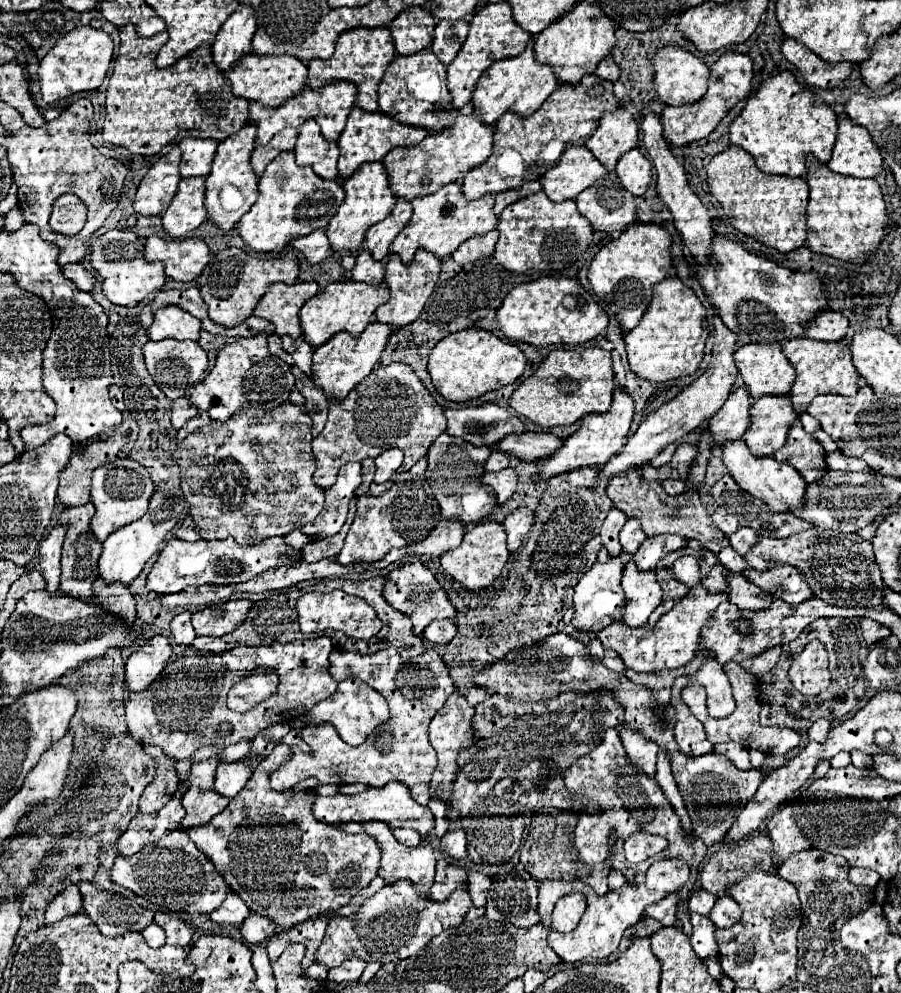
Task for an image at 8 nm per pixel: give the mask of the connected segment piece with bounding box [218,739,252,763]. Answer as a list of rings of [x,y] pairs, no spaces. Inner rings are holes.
[[[242,739],[240,743],[228,745],[218,757],[220,757],[220,759],[226,759],[228,763],[230,763],[230,761],[238,761],[238,759],[242,759],[242,757],[248,755],[250,747],[252,747],[252,741],[250,741],[250,739]]]

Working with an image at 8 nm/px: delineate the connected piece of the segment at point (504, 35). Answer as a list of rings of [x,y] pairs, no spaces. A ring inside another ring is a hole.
[[[506,1],[488,3],[488,5],[480,7],[476,11],[474,19],[470,21],[470,33],[468,33],[462,49],[458,51],[456,59],[446,67],[446,71],[448,71],[448,91],[452,95],[452,107],[462,109],[466,103],[470,103],[472,93],[474,93],[476,83],[482,77],[482,73],[498,59],[520,55],[526,49],[528,39],[530,39],[530,35],[514,23],[510,5]]]

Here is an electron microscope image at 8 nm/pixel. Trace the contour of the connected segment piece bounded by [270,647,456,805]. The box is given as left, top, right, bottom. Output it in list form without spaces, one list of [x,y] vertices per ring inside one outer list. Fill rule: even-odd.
[[[394,647],[376,651],[372,655],[334,649],[330,653],[330,675],[338,681],[350,675],[364,679],[364,683],[368,683],[388,701],[390,721],[378,725],[374,733],[358,747],[344,743],[330,725],[304,727],[301,737],[309,751],[292,747],[290,759],[270,773],[270,787],[284,791],[306,777],[314,777],[318,783],[366,783],[370,787],[382,787],[388,781],[402,781],[410,789],[416,803],[428,805],[428,783],[436,769],[436,751],[428,743],[428,725],[438,709],[442,709],[444,701],[456,691],[442,657],[434,649],[426,649],[412,661],[402,659]]]

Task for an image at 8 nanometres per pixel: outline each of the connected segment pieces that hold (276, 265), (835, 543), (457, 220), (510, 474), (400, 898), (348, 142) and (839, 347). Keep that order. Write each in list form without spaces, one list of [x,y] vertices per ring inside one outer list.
[[[230,247],[212,255],[210,263],[198,277],[198,289],[208,305],[210,319],[224,327],[236,327],[252,315],[256,303],[262,299],[262,295],[272,283],[282,281],[286,285],[292,285],[296,277],[298,277],[298,259],[294,253],[274,259],[256,259],[238,247]]]
[[[808,529],[802,533],[796,533],[788,539],[772,539],[772,537],[760,537],[750,551],[746,553],[748,567],[766,569],[774,563],[788,563],[802,571],[808,569],[806,581],[810,583],[816,597],[830,605],[840,607],[882,607],[882,591],[884,583],[878,571],[878,565],[874,561],[872,543],[860,539],[856,533],[840,533],[830,529]]]
[[[448,183],[432,195],[416,197],[412,199],[412,207],[414,207],[414,213],[412,213],[410,223],[404,227],[402,233],[396,235],[390,247],[390,253],[398,253],[404,263],[412,261],[414,251],[418,247],[428,249],[436,257],[442,259],[444,255],[454,253],[466,239],[480,233],[484,235],[490,229],[496,229],[496,223],[498,223],[498,215],[494,213],[494,195],[486,193],[480,199],[468,201],[464,199],[460,183]]]
[[[508,467],[508,469],[502,469],[498,473],[486,473],[482,475],[482,483],[490,485],[496,493],[496,499],[498,503],[504,503],[512,497],[512,493],[516,491],[516,485],[518,485],[518,473],[516,469]]]
[[[400,879],[396,883],[384,885],[376,895],[372,895],[356,915],[332,917],[326,929],[326,937],[316,951],[316,961],[328,969],[338,967],[350,955],[358,955],[366,961],[398,961],[416,955],[422,947],[430,943],[432,937],[440,935],[444,929],[460,925],[464,915],[472,907],[468,887],[462,883],[446,901],[424,899],[410,881]]]
[[[352,107],[352,111],[348,115],[348,123],[346,123],[346,127],[338,139],[338,147],[340,147],[338,171],[340,171],[340,177],[350,177],[360,167],[360,163],[380,161],[394,147],[410,147],[414,143],[420,143],[426,135],[428,135],[426,129],[404,125],[386,113],[380,113],[380,111],[370,113],[370,111],[364,111],[360,107]]]
[[[790,337],[782,343],[782,351],[796,369],[796,381],[792,385],[790,397],[794,403],[794,409],[798,413],[804,413],[810,401],[820,393],[840,393],[840,395],[854,395],[858,391],[858,371],[852,363],[850,349],[844,341],[814,341],[808,337]]]

